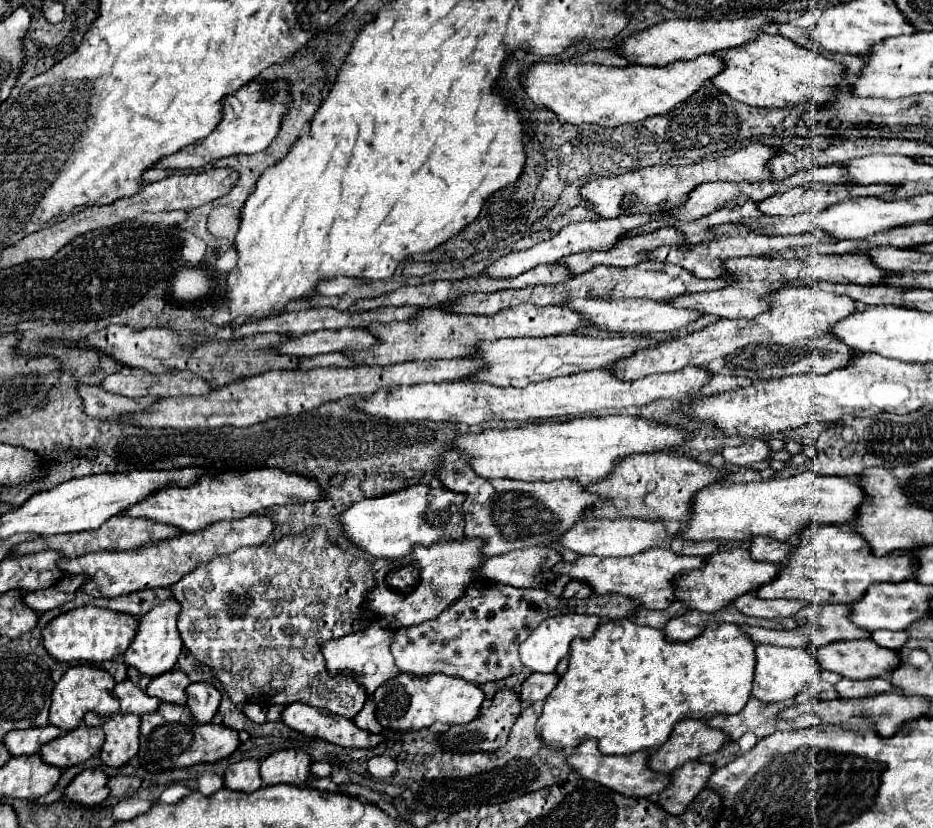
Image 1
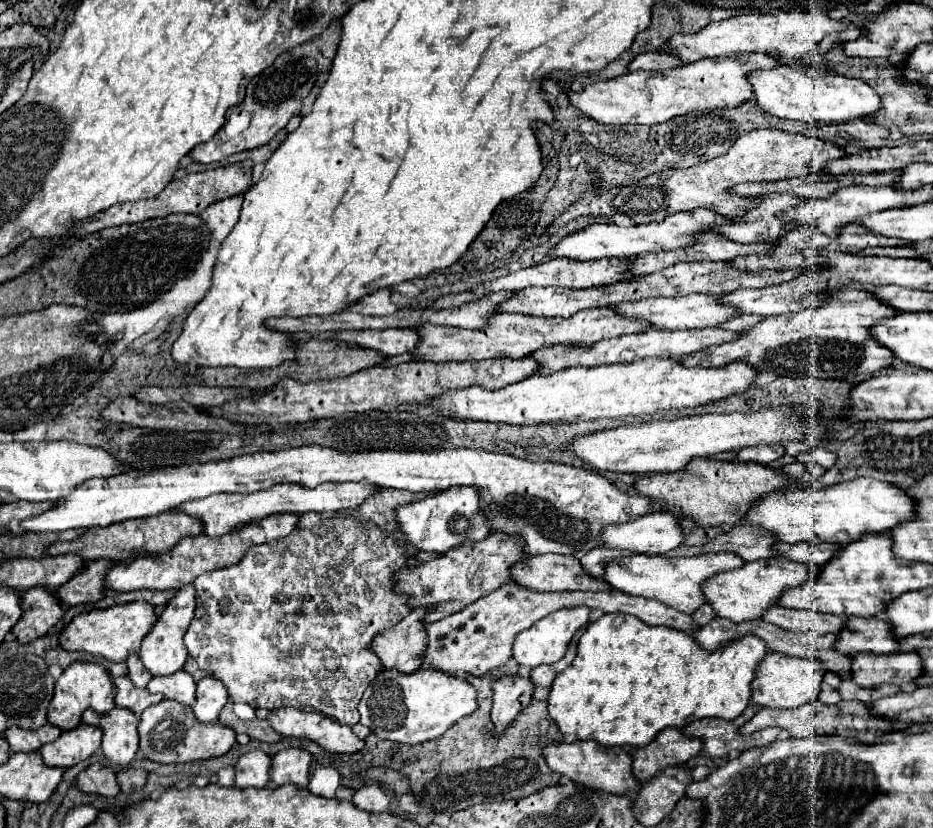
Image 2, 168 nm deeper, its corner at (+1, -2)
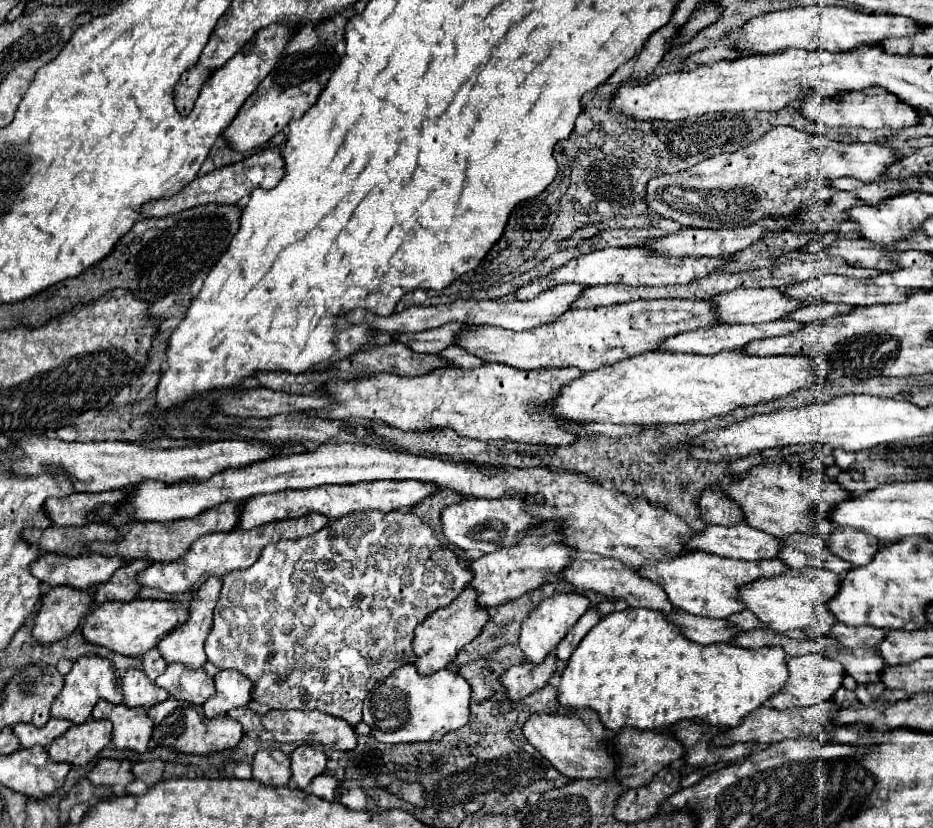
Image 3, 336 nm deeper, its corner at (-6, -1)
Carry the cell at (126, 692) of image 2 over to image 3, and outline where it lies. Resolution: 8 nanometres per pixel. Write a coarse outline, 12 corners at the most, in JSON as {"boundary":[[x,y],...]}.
{"boundary":[[142,670],[122,674],[124,704],[150,708],[168,692]]}

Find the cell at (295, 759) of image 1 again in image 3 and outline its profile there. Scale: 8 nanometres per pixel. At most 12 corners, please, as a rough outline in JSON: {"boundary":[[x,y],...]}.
{"boundary":[[308,744],[292,754],[292,778],[306,788],[326,770],[326,754]]}

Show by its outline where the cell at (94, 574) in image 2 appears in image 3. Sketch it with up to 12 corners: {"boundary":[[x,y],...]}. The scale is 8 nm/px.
{"boundary":[[130,560],[106,584],[96,586],[96,602],[132,602],[138,572],[152,560]]}

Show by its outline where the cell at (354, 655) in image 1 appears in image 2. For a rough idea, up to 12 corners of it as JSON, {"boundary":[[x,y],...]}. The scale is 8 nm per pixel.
{"boundary":[[427,609],[379,631],[371,651],[383,669],[413,673],[427,647]]}

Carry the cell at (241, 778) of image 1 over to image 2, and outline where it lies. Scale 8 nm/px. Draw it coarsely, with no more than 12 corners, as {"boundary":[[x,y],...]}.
{"boundary":[[249,751],[235,765],[235,787],[265,787],[271,759]]}

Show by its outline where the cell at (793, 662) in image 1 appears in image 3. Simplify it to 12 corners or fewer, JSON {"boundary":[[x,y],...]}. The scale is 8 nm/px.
{"boundary":[[820,654],[788,660],[776,710],[830,702],[844,668]]}

